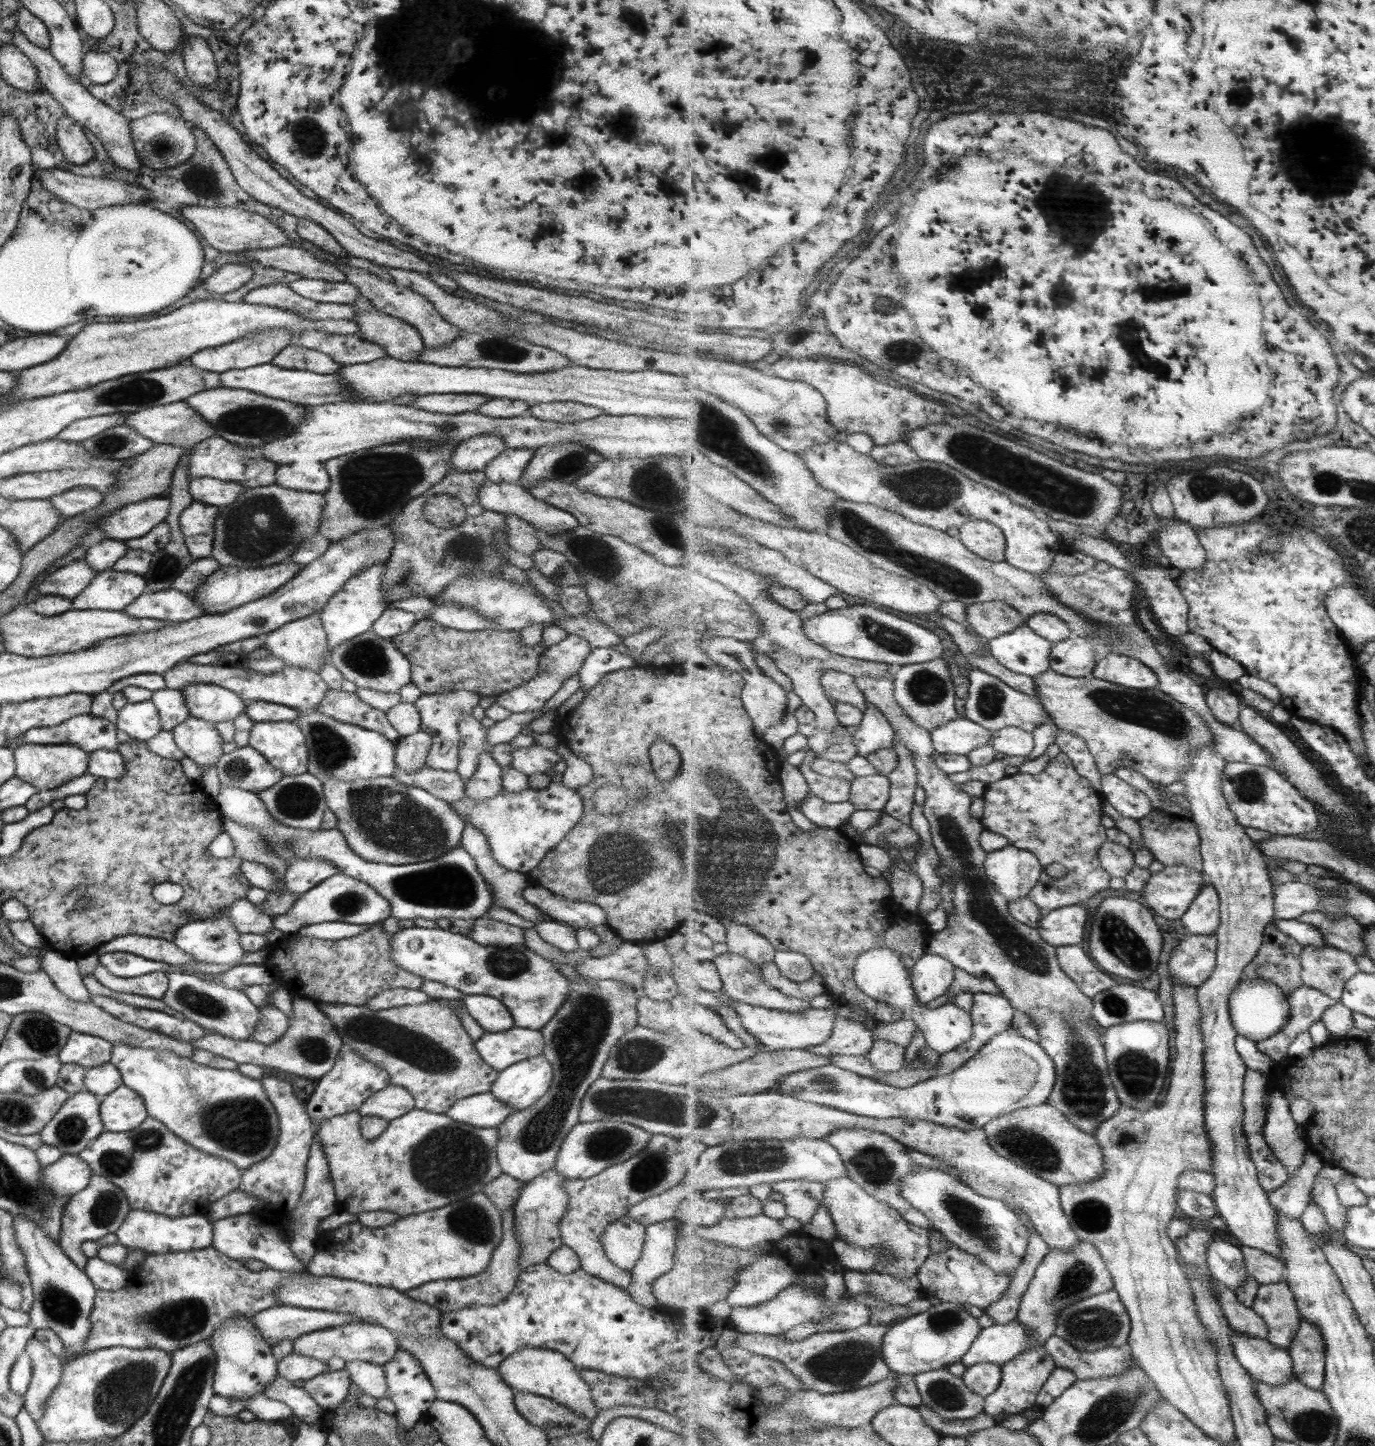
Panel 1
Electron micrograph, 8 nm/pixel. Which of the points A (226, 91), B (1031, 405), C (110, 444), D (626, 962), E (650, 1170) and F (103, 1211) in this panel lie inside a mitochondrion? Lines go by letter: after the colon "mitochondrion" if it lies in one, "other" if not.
A: other
B: other
C: mitochondrion
D: other
E: mitochondrion
F: mitochondrion

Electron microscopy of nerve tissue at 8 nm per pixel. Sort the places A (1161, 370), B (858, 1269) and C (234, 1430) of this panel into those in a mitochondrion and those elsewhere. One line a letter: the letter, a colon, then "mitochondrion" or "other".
A: other
B: other
C: other

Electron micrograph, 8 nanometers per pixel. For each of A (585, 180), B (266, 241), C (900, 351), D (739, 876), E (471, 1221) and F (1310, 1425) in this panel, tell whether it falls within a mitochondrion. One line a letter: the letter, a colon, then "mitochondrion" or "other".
A: other
B: other
C: mitochondrion
D: mitochondrion
E: mitochondrion
F: mitochondrion

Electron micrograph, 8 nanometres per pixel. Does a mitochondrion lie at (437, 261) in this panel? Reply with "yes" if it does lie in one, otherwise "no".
no

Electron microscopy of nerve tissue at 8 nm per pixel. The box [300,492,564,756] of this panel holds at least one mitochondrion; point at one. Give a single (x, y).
(472, 549)

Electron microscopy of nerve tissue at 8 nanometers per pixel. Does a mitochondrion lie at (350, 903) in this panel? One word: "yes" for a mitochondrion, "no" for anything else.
yes

